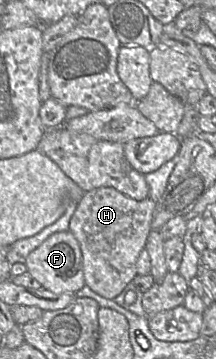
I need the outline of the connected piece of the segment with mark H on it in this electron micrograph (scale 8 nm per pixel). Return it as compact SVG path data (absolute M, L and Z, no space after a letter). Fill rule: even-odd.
M111 187L85 192L69 223L79 242L85 285L106 299L117 297L138 275L136 262L151 231L156 203L150 198L132 199Z

